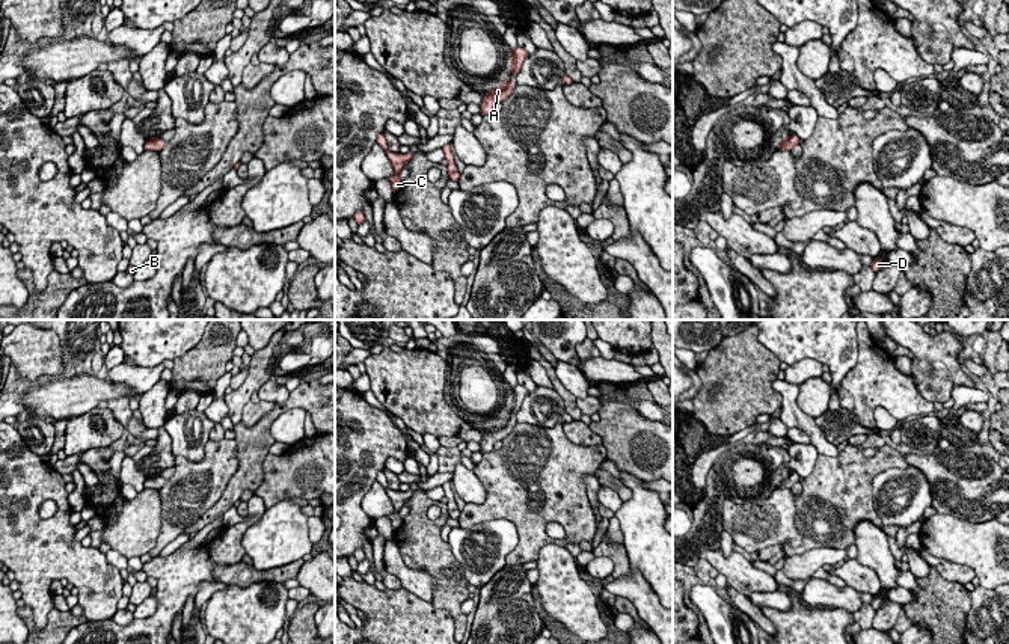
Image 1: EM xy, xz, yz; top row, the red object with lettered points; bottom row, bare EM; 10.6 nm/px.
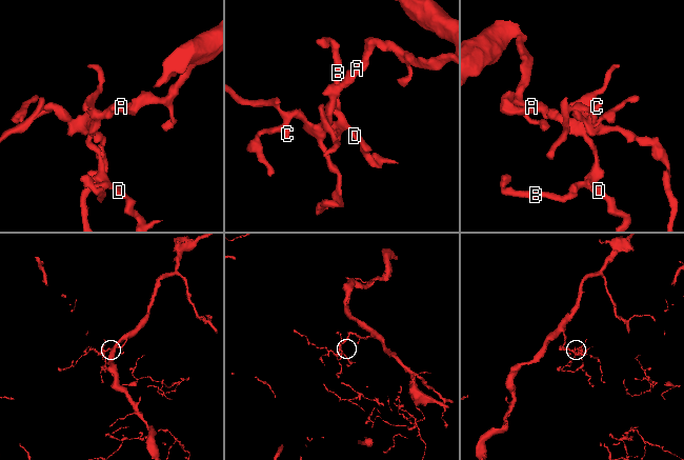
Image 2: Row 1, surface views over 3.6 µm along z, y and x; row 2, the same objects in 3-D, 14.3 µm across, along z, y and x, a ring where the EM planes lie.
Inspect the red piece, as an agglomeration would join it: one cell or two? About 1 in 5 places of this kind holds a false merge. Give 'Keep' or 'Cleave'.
Keep

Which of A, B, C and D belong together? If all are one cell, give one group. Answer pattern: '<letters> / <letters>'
A B C D

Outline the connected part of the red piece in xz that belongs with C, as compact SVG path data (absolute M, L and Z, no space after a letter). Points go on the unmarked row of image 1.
M382 471L382 472L377 474L376 481L380 483L386 489L386 493L388 493L388 496L391 498L391 501L394 504L394 513L389 514L388 517L391 519L392 528L395 531L403 523L403 519L400 517L400 510L404 505L404 502L415 495L415 492L410 490L410 489L407 492L400 492L400 490L394 492L394 490L391 490L388 487L388 480L386 480L385 471Z

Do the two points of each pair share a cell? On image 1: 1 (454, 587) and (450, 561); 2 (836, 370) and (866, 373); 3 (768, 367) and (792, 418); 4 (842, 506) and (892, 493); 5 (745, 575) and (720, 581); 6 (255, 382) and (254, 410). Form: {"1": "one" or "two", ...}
{"1": "one", "2": "two", "3": "two", "4": "two", "5": "two", "6": "two"}

